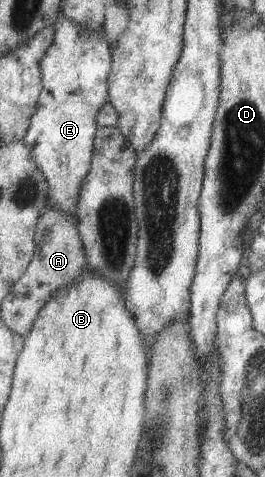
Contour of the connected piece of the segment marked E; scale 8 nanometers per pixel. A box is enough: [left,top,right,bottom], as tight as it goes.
[24,17,113,216]

